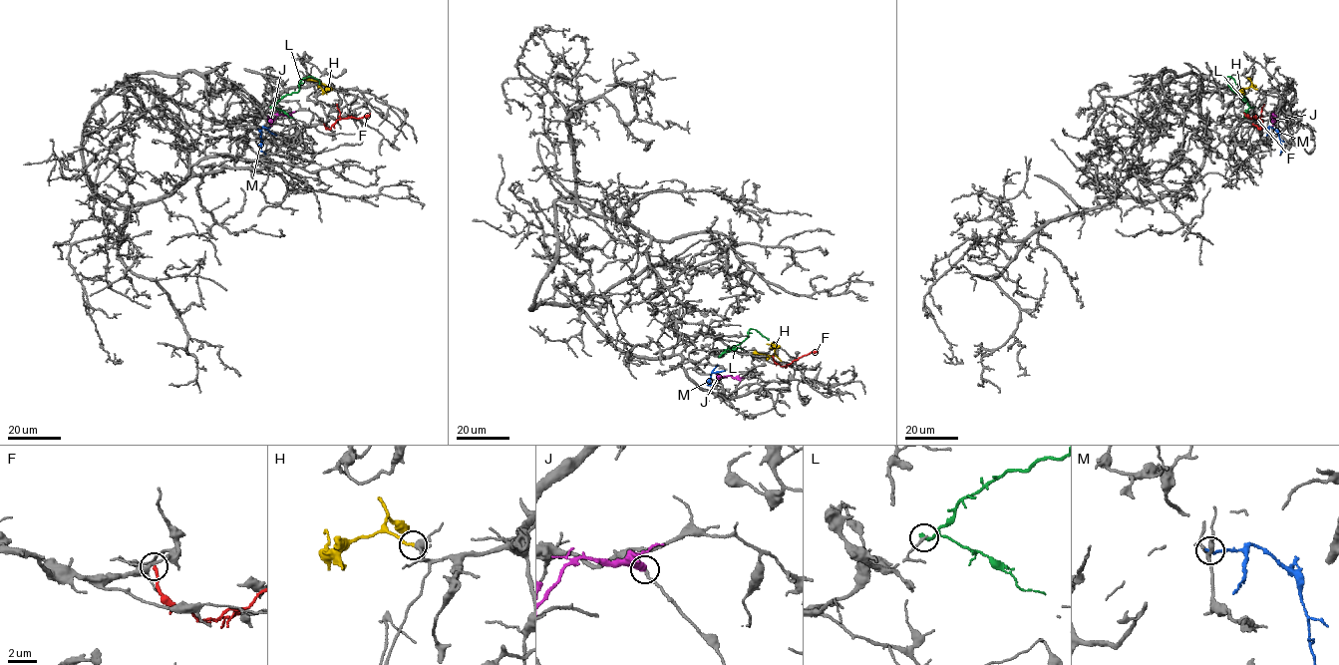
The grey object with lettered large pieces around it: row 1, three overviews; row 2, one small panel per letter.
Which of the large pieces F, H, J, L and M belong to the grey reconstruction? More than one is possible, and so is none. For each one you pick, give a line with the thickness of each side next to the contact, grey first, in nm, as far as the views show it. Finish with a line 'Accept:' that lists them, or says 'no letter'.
H: 360/200 nm
Accept: H

